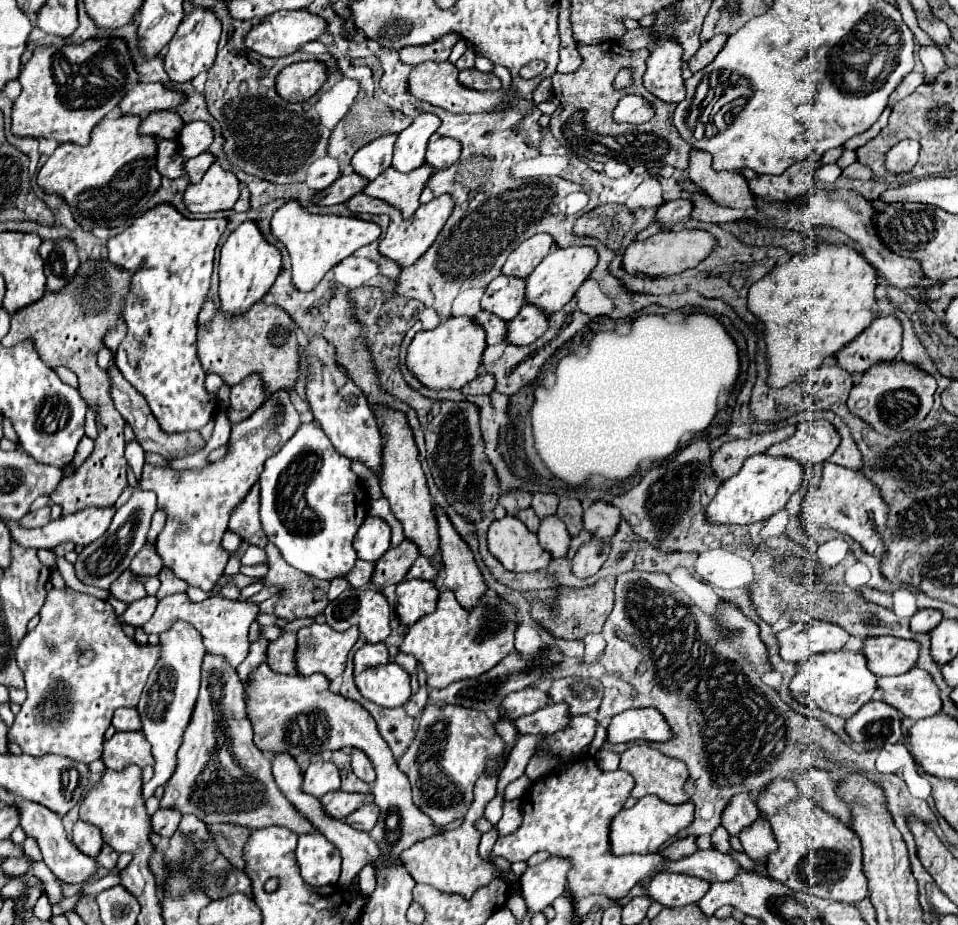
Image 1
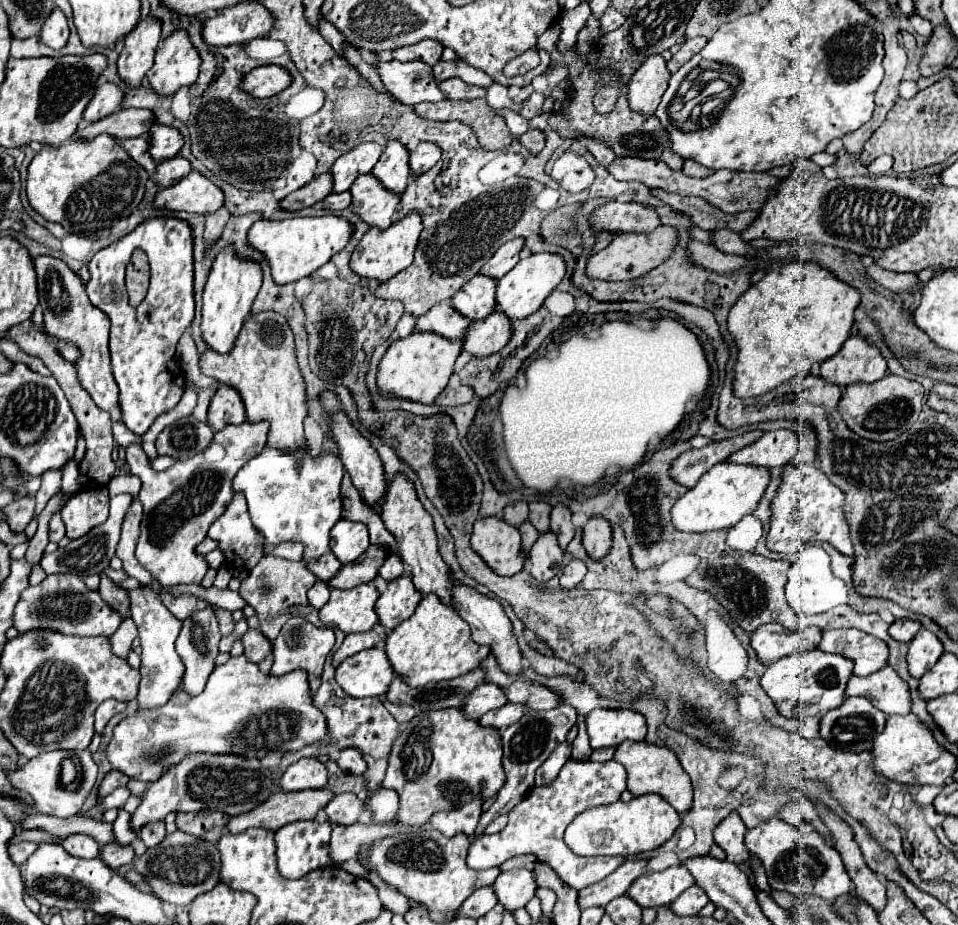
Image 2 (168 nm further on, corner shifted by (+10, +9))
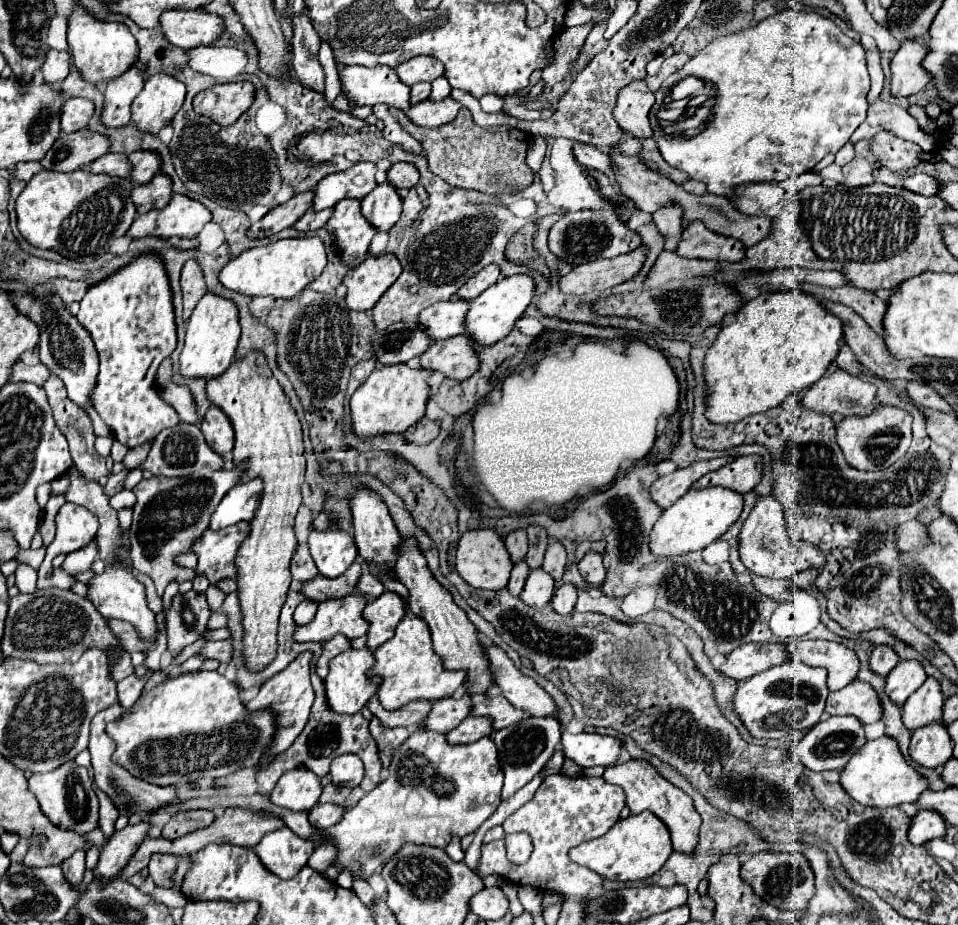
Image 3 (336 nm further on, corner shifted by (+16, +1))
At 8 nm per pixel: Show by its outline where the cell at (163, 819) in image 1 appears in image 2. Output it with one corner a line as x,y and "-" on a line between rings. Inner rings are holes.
160,821
160,823
150,823
150,825
144,825
144,827
140,829
140,839
144,841
146,847
158,847
158,843
162,843
164,837
166,837
164,821

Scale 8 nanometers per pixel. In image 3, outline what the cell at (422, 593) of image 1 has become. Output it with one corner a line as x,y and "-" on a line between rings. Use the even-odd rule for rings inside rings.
392,591
382,593
376,601
368,603
364,609
364,619
370,621
368,631
368,649
376,649
386,643
400,619
406,615
406,601

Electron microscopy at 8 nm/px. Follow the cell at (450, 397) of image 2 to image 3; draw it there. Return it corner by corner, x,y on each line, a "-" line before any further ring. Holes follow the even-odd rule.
422,417
418,423
414,423
404,435
412,443
428,443
440,433
440,421
430,421
428,417

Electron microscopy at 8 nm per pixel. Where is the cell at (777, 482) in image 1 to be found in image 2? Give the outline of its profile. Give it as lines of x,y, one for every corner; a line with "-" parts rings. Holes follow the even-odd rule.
718,463
714,469
710,469
700,477
696,487
688,489
674,503
670,511
672,525
676,531
682,533
706,533
706,531
728,529
758,507
758,501
764,495
768,481
770,481
770,471
766,467

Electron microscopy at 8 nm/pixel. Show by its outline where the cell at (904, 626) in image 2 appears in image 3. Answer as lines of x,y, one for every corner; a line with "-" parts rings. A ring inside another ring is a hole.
876,645
870,655
870,667
878,675
888,675
896,667
898,659
900,659
898,653
890,645

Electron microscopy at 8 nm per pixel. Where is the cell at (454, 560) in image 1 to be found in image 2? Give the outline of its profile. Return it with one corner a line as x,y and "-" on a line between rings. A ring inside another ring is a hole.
454,581
454,609
458,611
458,615
470,625
472,629
472,639
478,643
478,645
488,645
490,647
490,653
496,657
498,665
502,667
502,671
506,675
518,675
522,673
524,669
524,663
522,663
522,655
520,655
520,649
518,649
518,643
516,643
516,637
512,633
512,623
510,619
506,617
502,605
496,601
496,599
488,599
486,595
480,595
478,591
474,591
472,587
466,587
466,585
460,585
458,581

